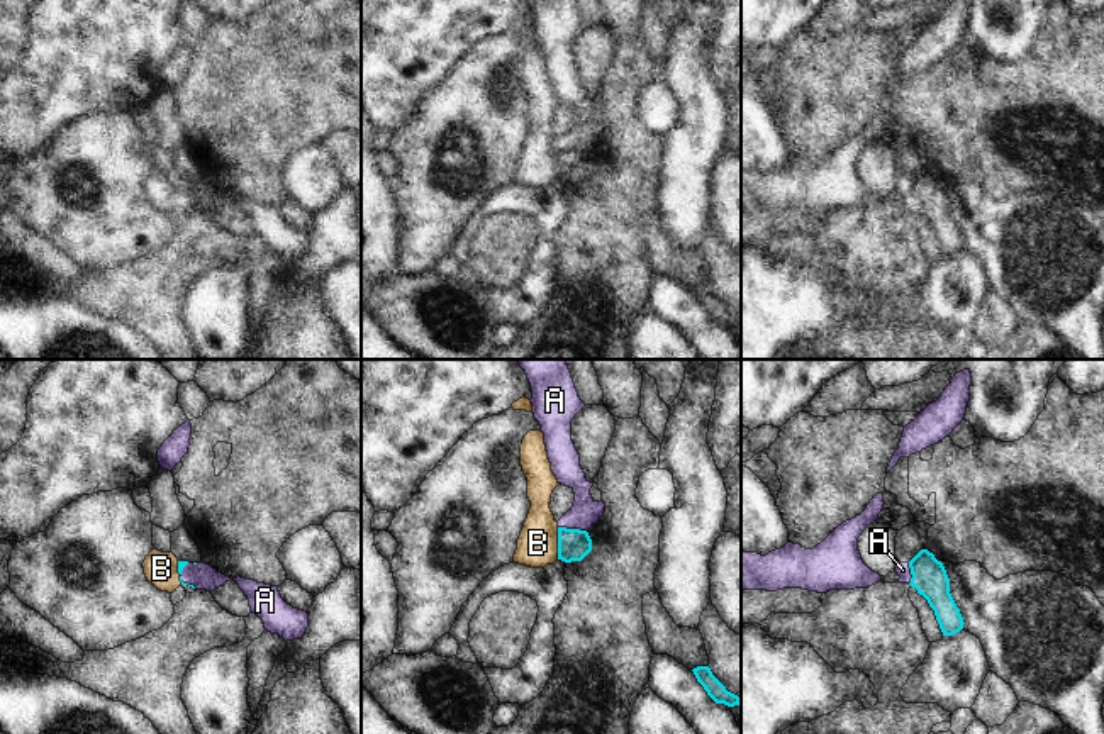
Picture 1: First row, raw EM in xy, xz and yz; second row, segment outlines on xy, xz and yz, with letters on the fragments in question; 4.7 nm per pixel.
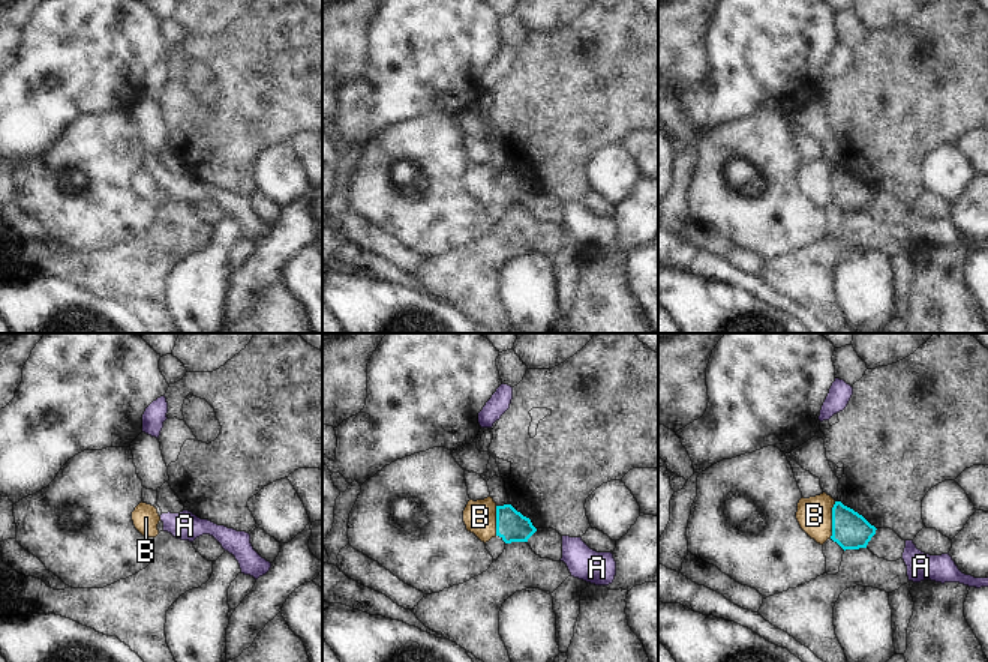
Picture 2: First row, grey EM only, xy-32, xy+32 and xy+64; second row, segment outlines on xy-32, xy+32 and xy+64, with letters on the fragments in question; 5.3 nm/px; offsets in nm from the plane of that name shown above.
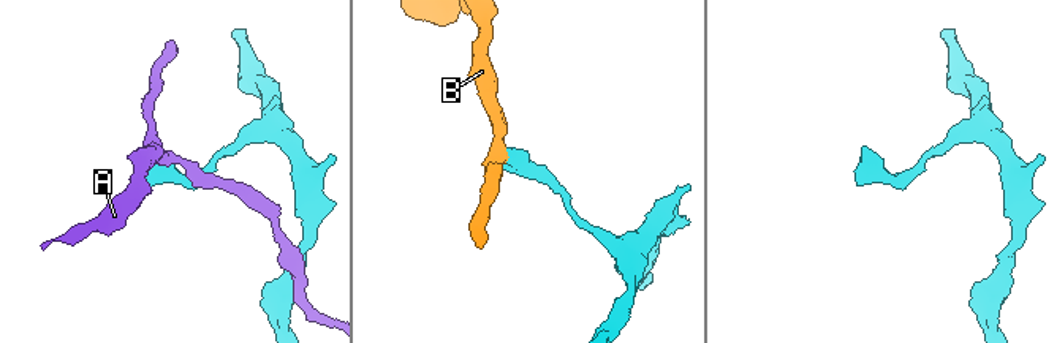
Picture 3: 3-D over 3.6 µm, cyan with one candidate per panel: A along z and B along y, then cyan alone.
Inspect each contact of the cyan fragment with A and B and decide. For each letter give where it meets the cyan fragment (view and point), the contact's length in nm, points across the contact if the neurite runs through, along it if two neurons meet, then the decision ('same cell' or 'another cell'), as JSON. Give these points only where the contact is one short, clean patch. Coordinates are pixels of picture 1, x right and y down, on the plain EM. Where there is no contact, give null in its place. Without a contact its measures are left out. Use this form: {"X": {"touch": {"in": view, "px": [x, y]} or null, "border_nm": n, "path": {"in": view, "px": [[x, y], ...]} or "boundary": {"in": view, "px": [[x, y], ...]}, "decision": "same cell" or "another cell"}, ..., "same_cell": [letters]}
{"A": {"touch": {"in": "xz", "px": [572, 150]}, "border_nm": 140, "boundary": {"in": "xz", "px": [[558, 146], [585, 151]]}, "decision": "another cell"}, "B": {"touch": {"in": "xz", "px": [558, 163]}, "border_nm": 150, "boundary": {"in": "xz", "px": [[557, 148], [558, 178]]}, "decision": "another cell"}, "same_cell": []}

